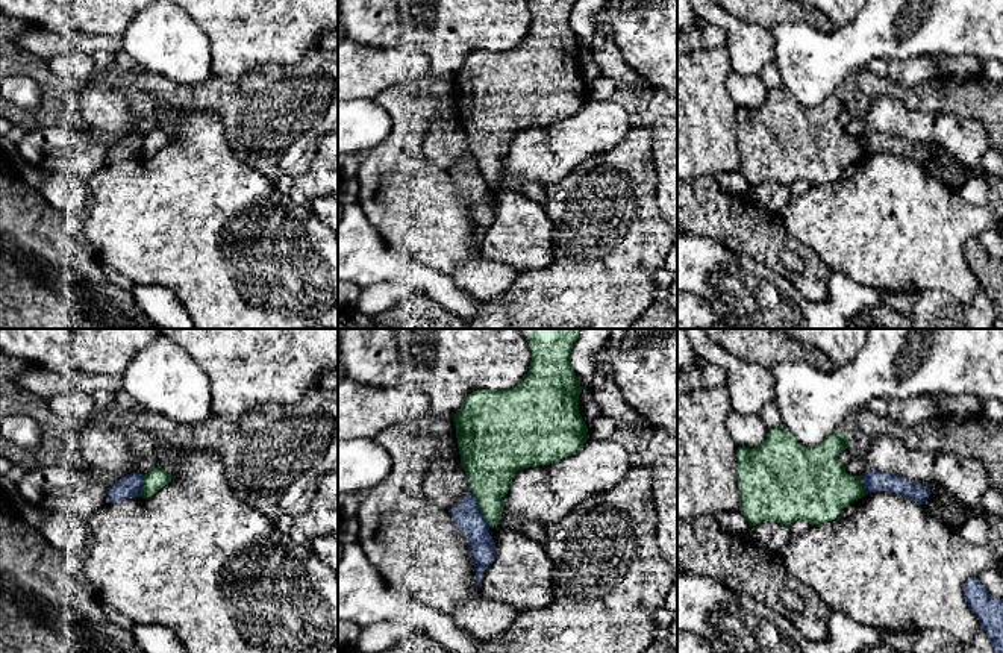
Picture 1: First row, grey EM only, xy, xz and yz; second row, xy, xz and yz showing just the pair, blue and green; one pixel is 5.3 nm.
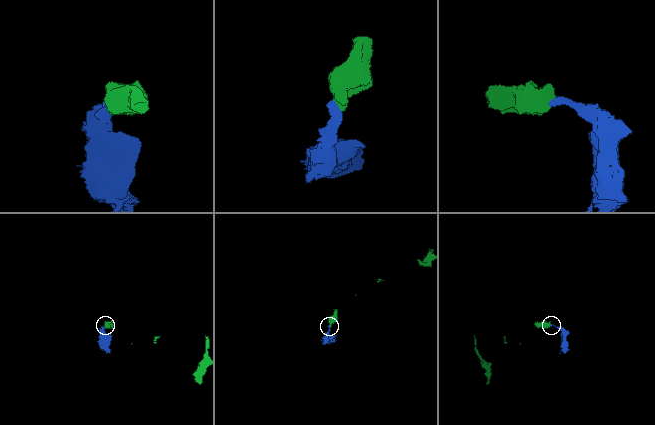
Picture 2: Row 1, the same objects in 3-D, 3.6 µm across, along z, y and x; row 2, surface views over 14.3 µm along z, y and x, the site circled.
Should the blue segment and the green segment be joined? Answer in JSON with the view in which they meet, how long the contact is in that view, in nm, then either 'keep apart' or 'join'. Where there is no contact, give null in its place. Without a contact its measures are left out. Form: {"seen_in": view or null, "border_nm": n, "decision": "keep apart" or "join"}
{"seen_in": "xz", "border_nm": 220, "decision": "keep apart"}

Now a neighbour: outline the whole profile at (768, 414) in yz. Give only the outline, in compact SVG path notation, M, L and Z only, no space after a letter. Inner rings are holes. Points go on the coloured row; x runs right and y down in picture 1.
M768 401L761 412L758 414L761 420L765 423L765 426L770 429L780 427L780 414L777 406L773 401Z

